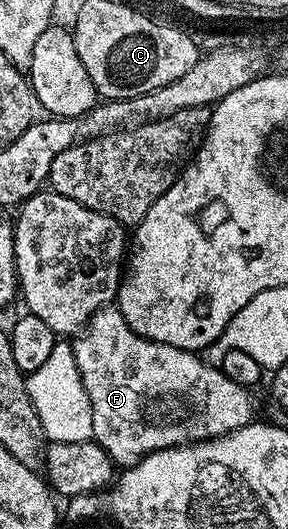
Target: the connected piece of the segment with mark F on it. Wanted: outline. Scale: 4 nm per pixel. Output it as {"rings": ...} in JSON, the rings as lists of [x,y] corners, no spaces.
{"rings":[[[116,305],[96,311],[89,318],[85,330],[72,340],[71,346],[75,365],[79,365],[79,373],[91,401],[93,439],[118,468],[133,467],[143,456],[168,447],[184,447],[186,443],[218,439],[254,422],[250,388],[235,385],[235,381],[223,374],[220,366],[206,363],[200,354],[175,349],[135,334]]]}

